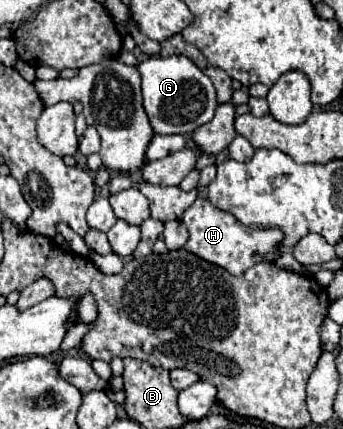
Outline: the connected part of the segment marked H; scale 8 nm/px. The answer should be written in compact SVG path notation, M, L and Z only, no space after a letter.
M196 198L196 202L184 212L182 222L190 232L190 238L184 248L220 268L226 268L234 276L242 276L256 262L272 260L274 250L280 248L282 240L280 230L252 230L240 224L232 214L214 208L206 198Z

